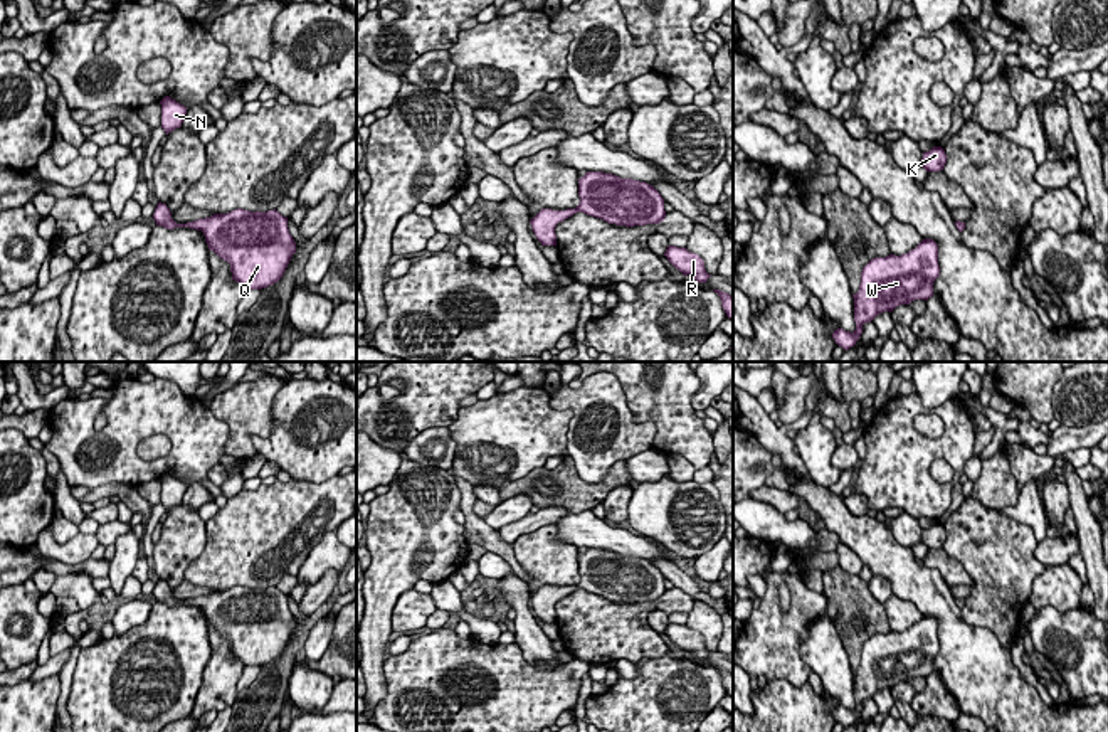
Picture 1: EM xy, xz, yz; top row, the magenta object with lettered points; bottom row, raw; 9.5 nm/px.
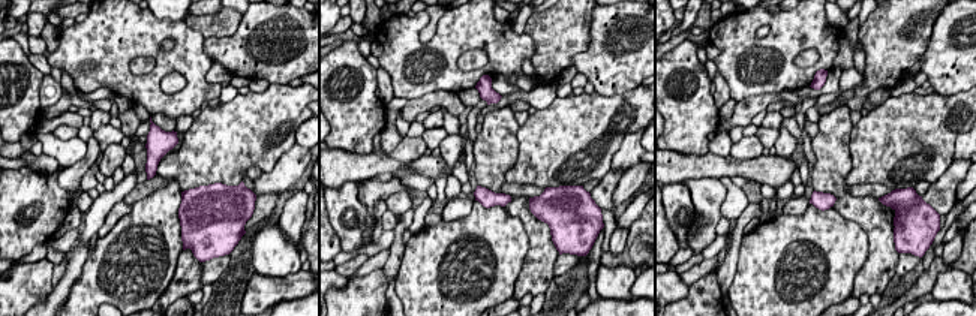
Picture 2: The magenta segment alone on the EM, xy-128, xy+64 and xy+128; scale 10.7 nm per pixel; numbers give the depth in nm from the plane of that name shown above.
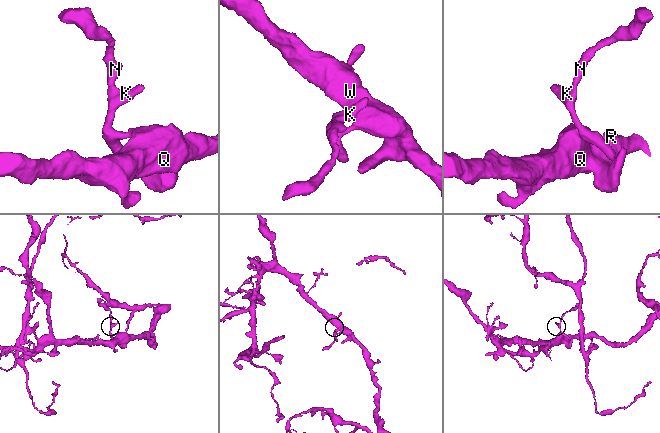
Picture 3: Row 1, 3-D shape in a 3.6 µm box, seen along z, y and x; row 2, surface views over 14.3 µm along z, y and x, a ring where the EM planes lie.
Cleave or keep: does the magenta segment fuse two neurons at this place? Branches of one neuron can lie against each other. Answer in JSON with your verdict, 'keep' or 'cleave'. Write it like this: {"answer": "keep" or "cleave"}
{"answer": "keep"}

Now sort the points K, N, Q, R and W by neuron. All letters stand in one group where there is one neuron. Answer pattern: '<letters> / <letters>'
K N Q R W

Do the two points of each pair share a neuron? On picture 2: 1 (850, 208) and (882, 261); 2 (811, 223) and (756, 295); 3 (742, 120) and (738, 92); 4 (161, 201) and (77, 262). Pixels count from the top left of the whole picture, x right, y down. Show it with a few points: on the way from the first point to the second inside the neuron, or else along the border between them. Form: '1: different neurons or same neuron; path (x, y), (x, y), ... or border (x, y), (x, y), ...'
1: same neuron; path (864, 219), (880, 235), (882, 247)
2: same neuron; path (792, 238), (757, 276)
3: different neurons; border (774, 92), (751, 95), (736, 102)
4: different neurons; border (89, 240), (83, 270), (71, 286)

